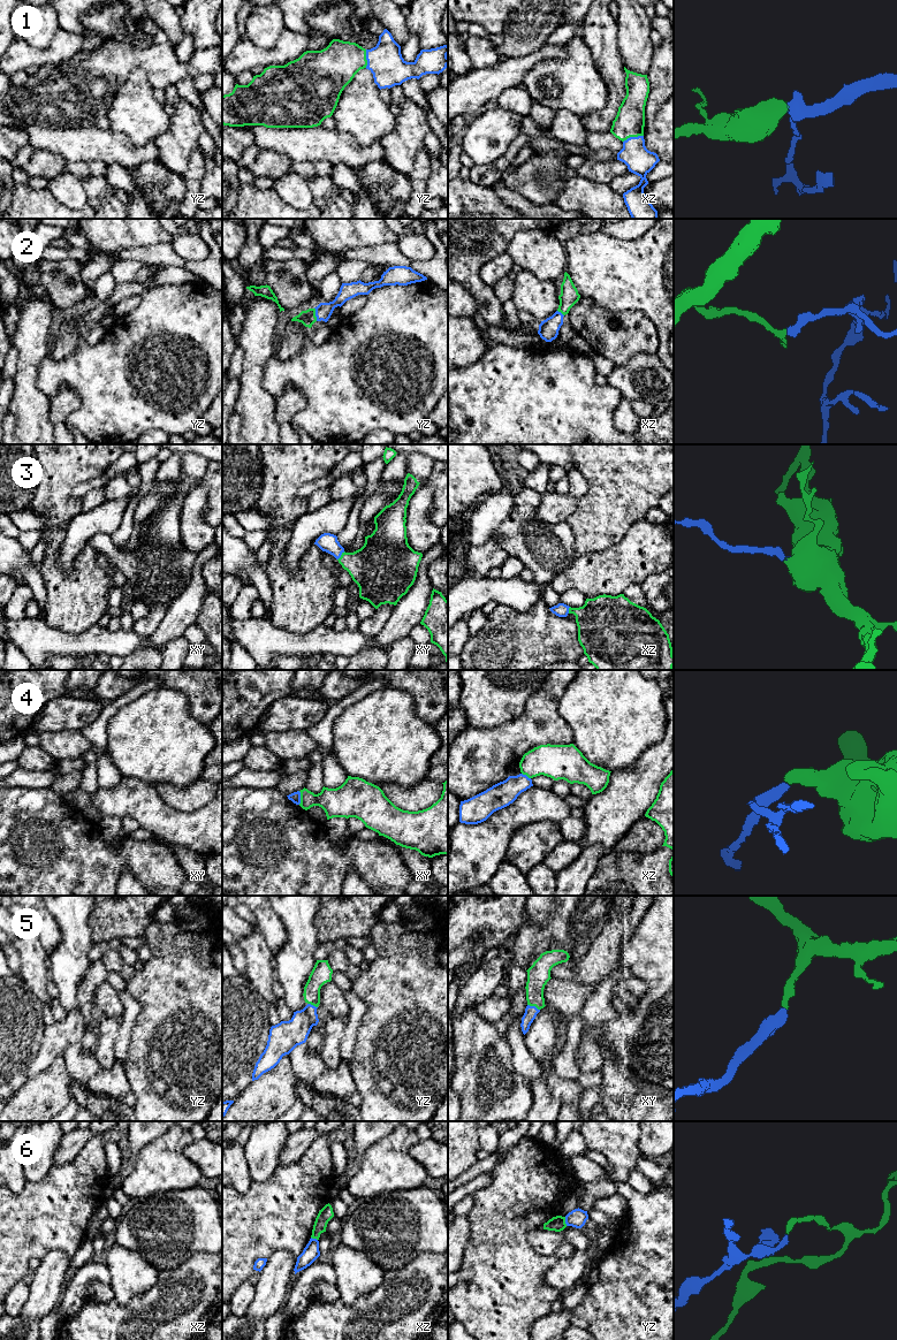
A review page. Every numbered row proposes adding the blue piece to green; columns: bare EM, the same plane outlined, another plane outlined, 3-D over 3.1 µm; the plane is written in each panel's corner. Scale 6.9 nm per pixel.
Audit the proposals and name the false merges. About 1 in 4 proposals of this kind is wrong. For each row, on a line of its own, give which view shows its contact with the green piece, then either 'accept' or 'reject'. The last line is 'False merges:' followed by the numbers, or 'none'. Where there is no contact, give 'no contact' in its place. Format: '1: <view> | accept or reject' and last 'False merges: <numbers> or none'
1: xz | accept
2: yz | accept
3: xy | accept
4: xy | reject
5: xy | accept
6: yz | reject
False merges: 4, 6

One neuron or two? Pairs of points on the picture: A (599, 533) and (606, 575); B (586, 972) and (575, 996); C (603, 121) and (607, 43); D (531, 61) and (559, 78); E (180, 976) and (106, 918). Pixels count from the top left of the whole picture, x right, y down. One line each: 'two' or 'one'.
A: two
B: two
C: one
D: two
E: two

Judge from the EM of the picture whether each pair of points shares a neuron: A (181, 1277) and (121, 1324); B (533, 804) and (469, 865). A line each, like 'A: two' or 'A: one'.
A: one
B: one

